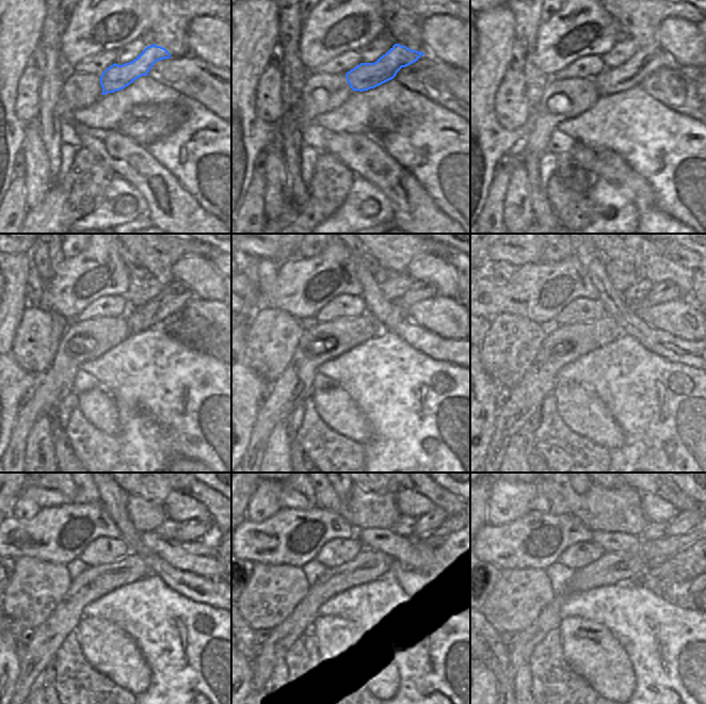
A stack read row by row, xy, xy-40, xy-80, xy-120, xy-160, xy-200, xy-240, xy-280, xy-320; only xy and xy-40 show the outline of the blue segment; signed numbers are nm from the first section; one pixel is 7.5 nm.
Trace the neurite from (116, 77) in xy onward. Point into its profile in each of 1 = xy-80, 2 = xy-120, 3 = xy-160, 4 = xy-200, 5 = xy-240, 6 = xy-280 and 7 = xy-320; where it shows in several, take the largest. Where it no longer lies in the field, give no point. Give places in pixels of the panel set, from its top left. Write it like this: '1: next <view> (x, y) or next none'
1: next xy-80 (630, 74)
2: next xy-120 (173, 298)
3: next xy-160 (418, 291)
4: next xy-200 (666, 291)
5: next xy-240 (191, 530)
6: next xy-280 (437, 523)
7: next xy-320 (686, 522)

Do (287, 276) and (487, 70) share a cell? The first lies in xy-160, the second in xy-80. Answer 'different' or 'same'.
different

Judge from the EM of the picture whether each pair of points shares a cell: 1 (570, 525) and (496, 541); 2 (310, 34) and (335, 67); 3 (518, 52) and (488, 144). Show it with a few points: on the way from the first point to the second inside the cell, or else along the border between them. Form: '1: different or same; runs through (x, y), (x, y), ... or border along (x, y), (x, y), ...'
1: same; runs through (551, 533), (530, 533), (522, 541), (514, 541)
2: different; border along (354, 50), (342, 52), (319, 64), (311, 72)
3: different; border along (514, 42), (509, 66)

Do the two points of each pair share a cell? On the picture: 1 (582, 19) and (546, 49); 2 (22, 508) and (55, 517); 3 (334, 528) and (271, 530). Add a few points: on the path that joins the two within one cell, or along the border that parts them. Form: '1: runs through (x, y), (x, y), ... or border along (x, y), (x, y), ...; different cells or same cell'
1: runs through (574, 25), (555, 41); same cell
2: border along (41, 509), (30, 518), (16, 518), (13, 516); different cells
3: runs through (318, 528), (310, 530), (287, 530); same cell

